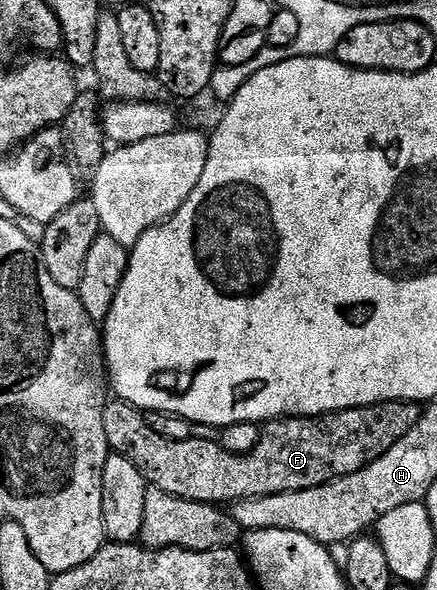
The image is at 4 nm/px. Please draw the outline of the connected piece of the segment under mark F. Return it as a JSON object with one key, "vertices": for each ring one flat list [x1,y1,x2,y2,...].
{"vertices":[[112,401,109,402,108,406,104,408,104,416,102,417,102,425,106,425,106,441,108,442,109,448,115,454,121,455,122,457,126,457,126,461,130,461,134,466,138,469,138,473,142,473,142,477,148,480,149,484,153,487,157,487,158,489,162,489,166,493,170,493,174,497,182,497,183,499,192,499,195,503,210,503,213,505,231,505,242,499,253,499,254,497,266,497,267,495,273,495,274,493,290,493,291,491,301,491,302,489,314,489,318,485,322,485,323,483,329,483,330,481,334,481,335,479,340,479,344,475,349,475,350,473,358,473,358,469,362,469,366,465,370,465,375,461,378,457,382,457,382,453,386,453,393,445,395,445,398,441,402,441,402,437,406,437,406,433,410,433,410,429,414,429,414,425,420,419,421,408,417,406,415,403,402,403,399,401,393,401,391,403,375,403,374,405,370,405,369,407,355,407,354,409,346,409,345,411,331,411,329,415,306,415,303,417,289,417,287,419,274,419,271,420,263,426,260,427,260,439,257,441,257,444,254,445,252,451,250,452,242,452,242,454,238,454,236,452,228,452,220,446,219,443,211,443,210,441,204,440,196,440,196,439,187,439,186,441,170,441,169,439,163,439,162,437,158,437,158,433,154,433,154,429,150,429,150,425,146,425,146,421,144,420,145,412,141,411,139,407,134,407,130,403,125,403,123,401]]}

